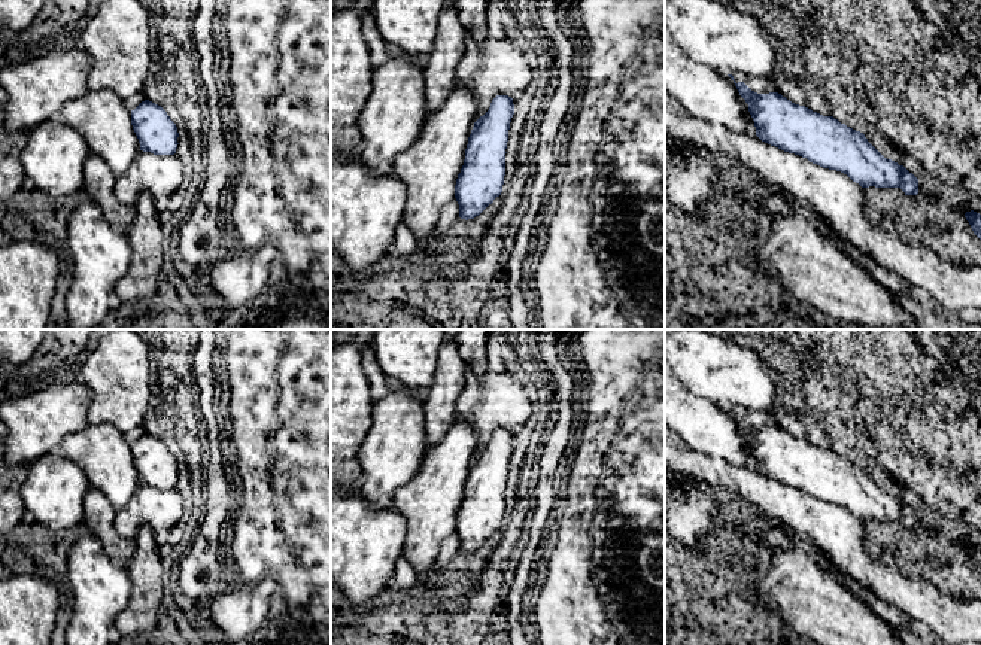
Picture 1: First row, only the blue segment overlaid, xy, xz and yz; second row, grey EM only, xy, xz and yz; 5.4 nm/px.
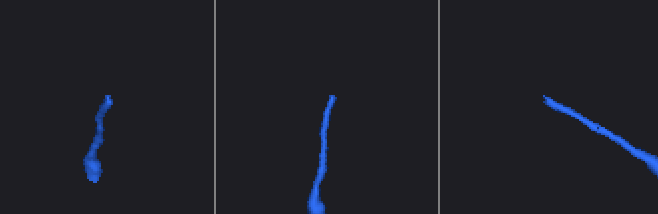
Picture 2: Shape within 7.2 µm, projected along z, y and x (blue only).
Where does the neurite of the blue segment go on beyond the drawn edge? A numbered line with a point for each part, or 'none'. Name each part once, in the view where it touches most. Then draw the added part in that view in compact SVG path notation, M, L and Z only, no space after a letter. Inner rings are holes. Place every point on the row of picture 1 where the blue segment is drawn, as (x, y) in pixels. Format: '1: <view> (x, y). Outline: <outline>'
none

